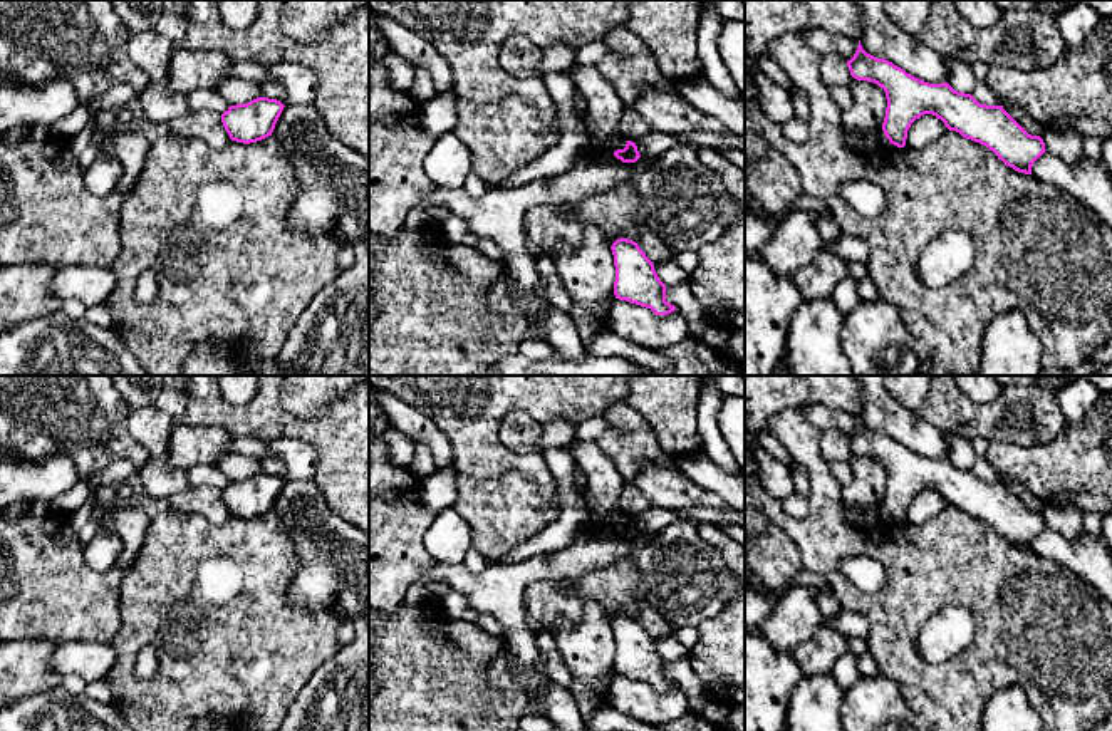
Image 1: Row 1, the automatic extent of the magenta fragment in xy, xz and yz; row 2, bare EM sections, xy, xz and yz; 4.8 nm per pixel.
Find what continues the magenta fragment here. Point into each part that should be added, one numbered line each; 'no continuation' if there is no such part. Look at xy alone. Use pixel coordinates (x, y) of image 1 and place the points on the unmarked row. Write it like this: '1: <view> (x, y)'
no continuation

